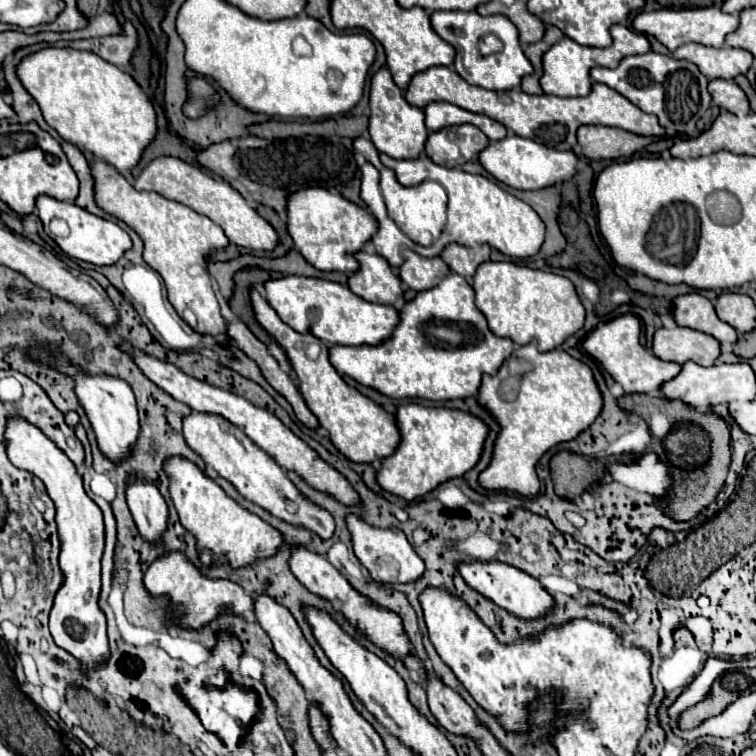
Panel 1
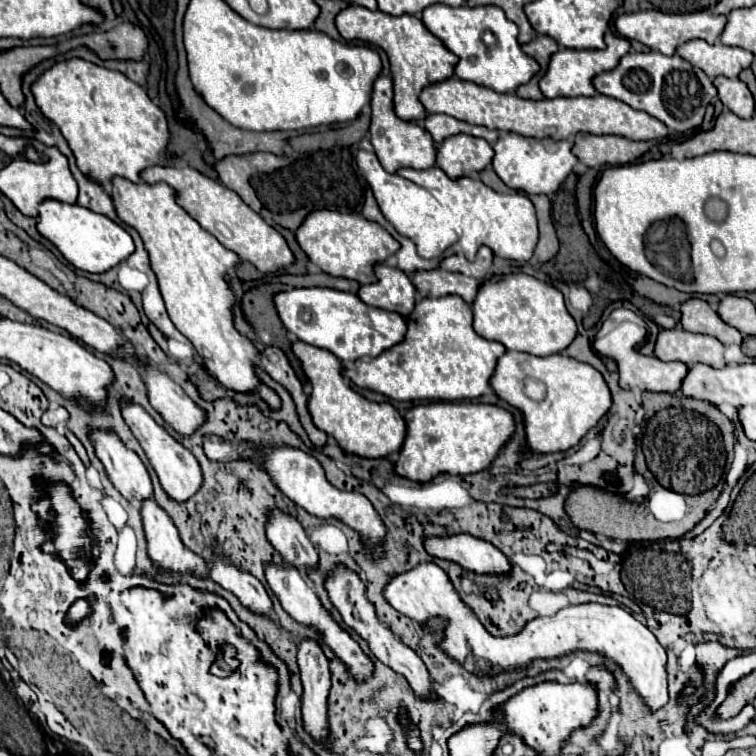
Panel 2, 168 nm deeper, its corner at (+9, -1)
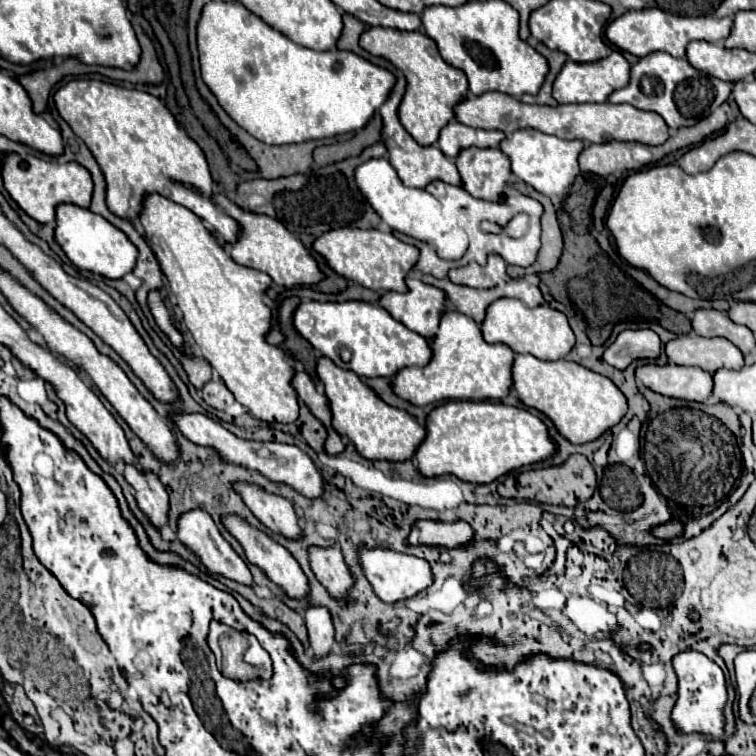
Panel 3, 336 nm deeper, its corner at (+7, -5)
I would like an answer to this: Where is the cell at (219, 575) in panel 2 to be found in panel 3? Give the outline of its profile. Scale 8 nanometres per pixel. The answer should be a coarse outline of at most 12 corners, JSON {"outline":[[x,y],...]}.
{"outline":[[202,509],[184,513],[178,539],[214,573],[254,585],[244,559]]}

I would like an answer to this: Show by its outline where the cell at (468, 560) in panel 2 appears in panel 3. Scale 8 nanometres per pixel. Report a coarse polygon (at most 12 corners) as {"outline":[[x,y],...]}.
{"outline":[[418,521],[412,545],[458,549],[474,541],[468,523]]}

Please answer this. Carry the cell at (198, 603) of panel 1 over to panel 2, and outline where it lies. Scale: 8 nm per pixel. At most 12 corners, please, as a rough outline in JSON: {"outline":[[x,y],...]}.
{"outline":[[154,497],[142,501],[148,555],[160,569],[208,575]]}

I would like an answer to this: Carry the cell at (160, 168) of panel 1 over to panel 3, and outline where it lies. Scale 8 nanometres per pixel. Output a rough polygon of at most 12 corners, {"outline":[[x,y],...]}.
{"outline":[[222,193],[212,203],[240,225],[222,243],[238,265],[276,285],[312,287],[316,261],[280,221]]}

